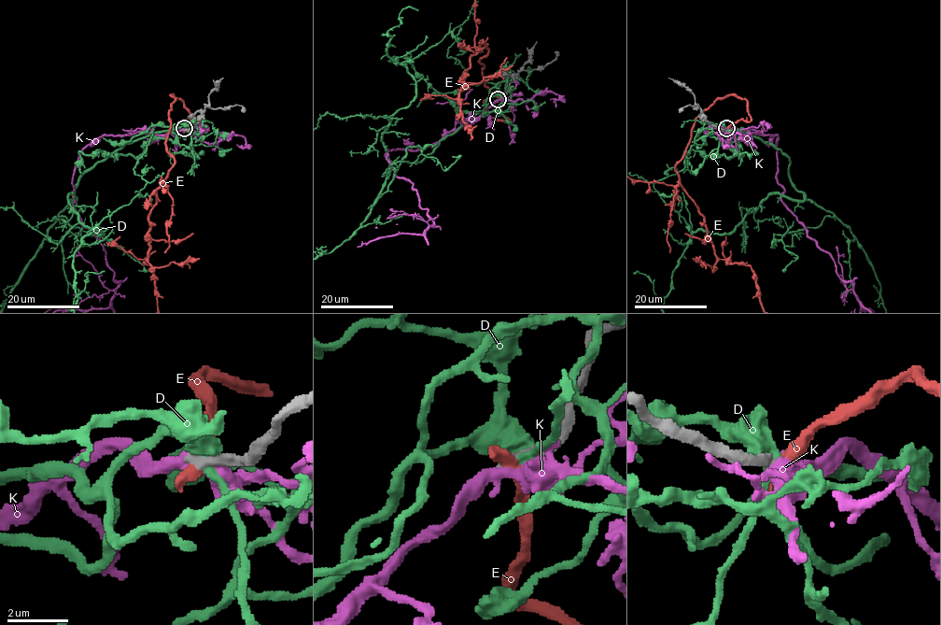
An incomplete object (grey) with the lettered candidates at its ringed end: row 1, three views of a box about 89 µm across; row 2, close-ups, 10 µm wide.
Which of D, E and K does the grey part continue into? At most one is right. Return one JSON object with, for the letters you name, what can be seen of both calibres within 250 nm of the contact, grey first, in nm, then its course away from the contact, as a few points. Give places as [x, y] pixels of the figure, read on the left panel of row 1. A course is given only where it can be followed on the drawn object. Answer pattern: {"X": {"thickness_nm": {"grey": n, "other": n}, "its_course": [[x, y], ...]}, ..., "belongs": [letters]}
{"K": {"thickness_nm": {"grey": 400, "other": 480}}, "belongs": ["K"]}

